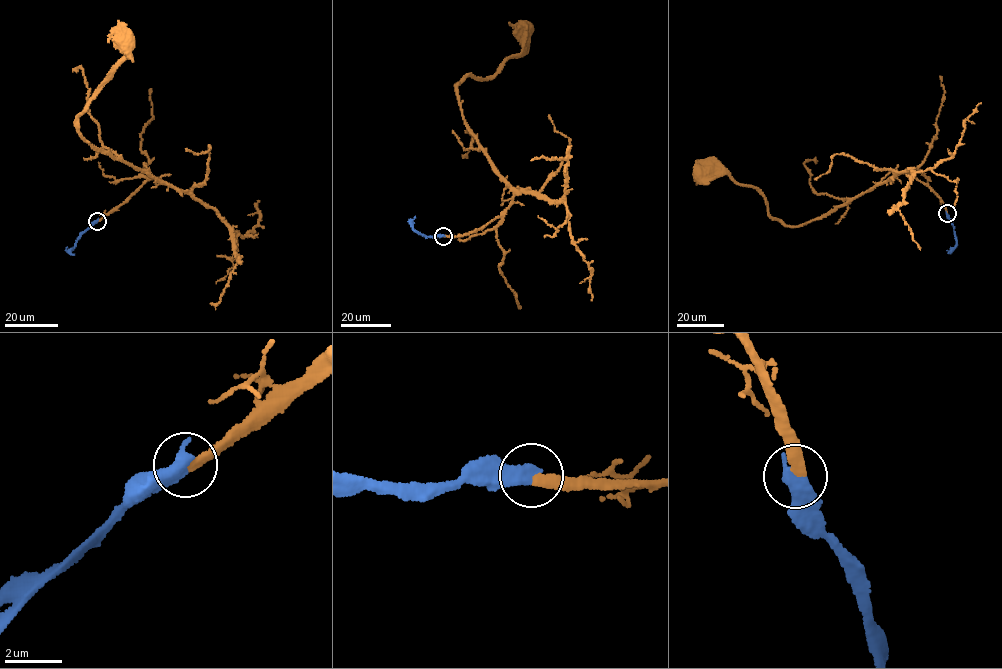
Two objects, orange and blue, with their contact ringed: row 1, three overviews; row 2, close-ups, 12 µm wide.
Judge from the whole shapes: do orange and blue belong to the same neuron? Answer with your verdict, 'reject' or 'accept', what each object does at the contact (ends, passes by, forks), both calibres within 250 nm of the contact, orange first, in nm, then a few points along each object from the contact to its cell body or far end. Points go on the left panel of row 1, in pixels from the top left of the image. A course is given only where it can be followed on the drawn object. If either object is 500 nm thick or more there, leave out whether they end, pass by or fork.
accept; 320 nm thick on the orange side, 550 nm on the other; orange runs (97, 221), (144, 183), (160, 181), (92, 147), (78, 130), (78, 116), (129, 55), (131, 41), (126, 38); blue runs (97, 221), (78, 239), (70, 252), (74, 254)

